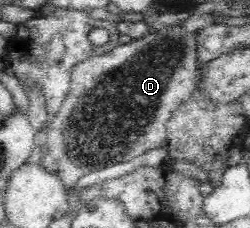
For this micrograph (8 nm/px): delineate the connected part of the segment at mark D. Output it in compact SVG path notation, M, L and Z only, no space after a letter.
M182 23L160 25L155 32L133 38L131 42L120 44L105 54L88 55L75 63L71 68L70 93L46 134L50 149L41 156L42 165L54 170L62 178L63 185L70 190L76 186L79 178L94 170L130 161L151 148L164 146L169 114L191 96L200 80L198 36L198 30L187 32Z

